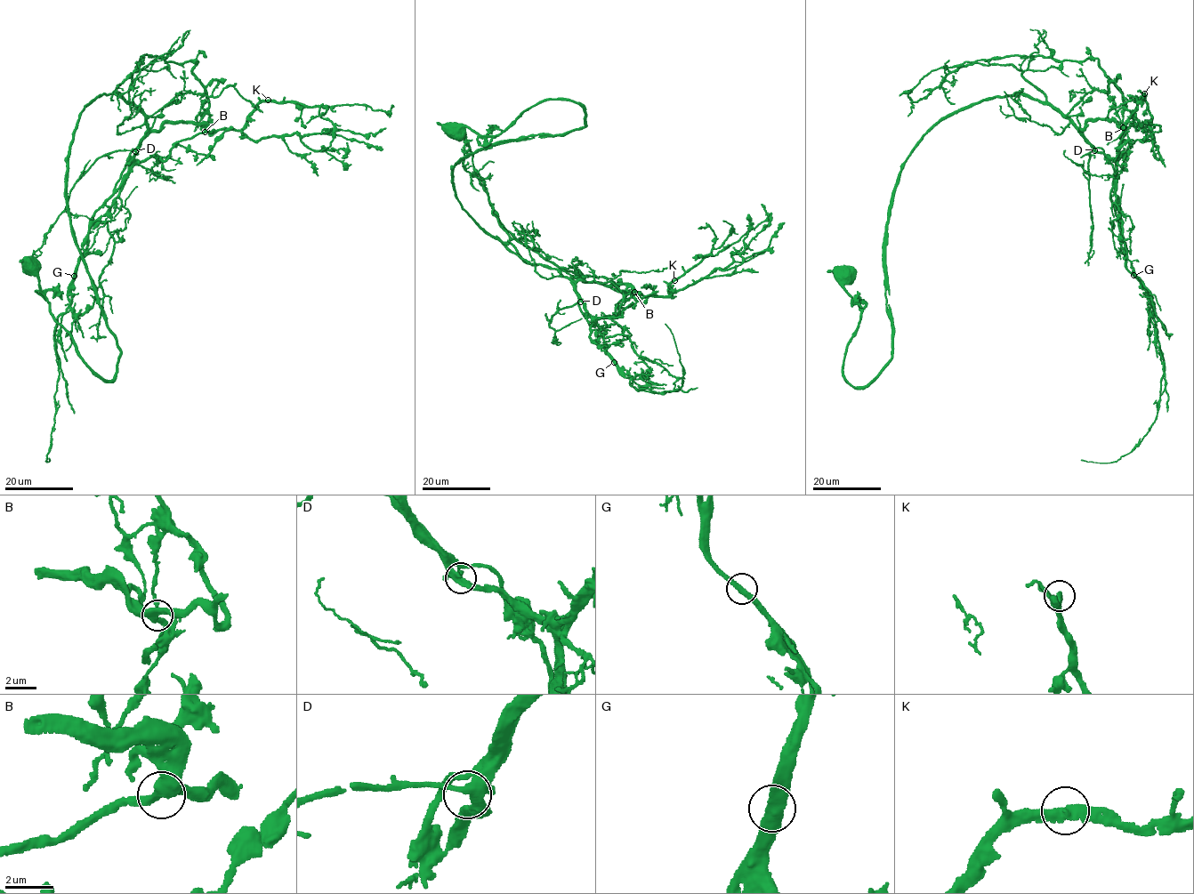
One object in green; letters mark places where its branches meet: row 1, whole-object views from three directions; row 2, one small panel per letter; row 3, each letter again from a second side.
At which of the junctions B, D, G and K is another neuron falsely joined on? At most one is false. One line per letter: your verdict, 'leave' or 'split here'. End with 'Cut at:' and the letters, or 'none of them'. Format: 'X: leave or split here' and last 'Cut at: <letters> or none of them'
B: leave
D: leave
G: leave
K: leave
Cut at: none of them

